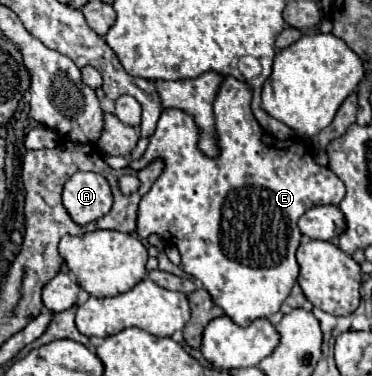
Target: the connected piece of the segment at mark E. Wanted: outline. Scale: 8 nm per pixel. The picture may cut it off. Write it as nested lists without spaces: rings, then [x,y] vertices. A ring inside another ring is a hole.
[[[232,76],[222,80],[214,100],[216,130],[220,134],[218,158],[206,158],[200,154],[196,146],[198,126],[182,110],[168,108],[162,110],[144,156],[140,160],[132,160],[130,164],[132,170],[142,170],[156,158],[164,160],[162,174],[150,192],[140,200],[136,220],[138,236],[148,238],[150,234],[160,234],[166,242],[172,242],[182,254],[182,270],[200,280],[214,304],[220,306],[238,326],[248,326],[258,318],[276,314],[296,284],[298,262],[294,254],[302,236],[296,224],[298,218],[312,206],[338,206],[340,198],[344,198],[344,184],[336,178],[336,174],[332,174],[330,168],[318,166],[296,138],[270,138],[254,118],[250,102],[252,90],[246,82]]]

